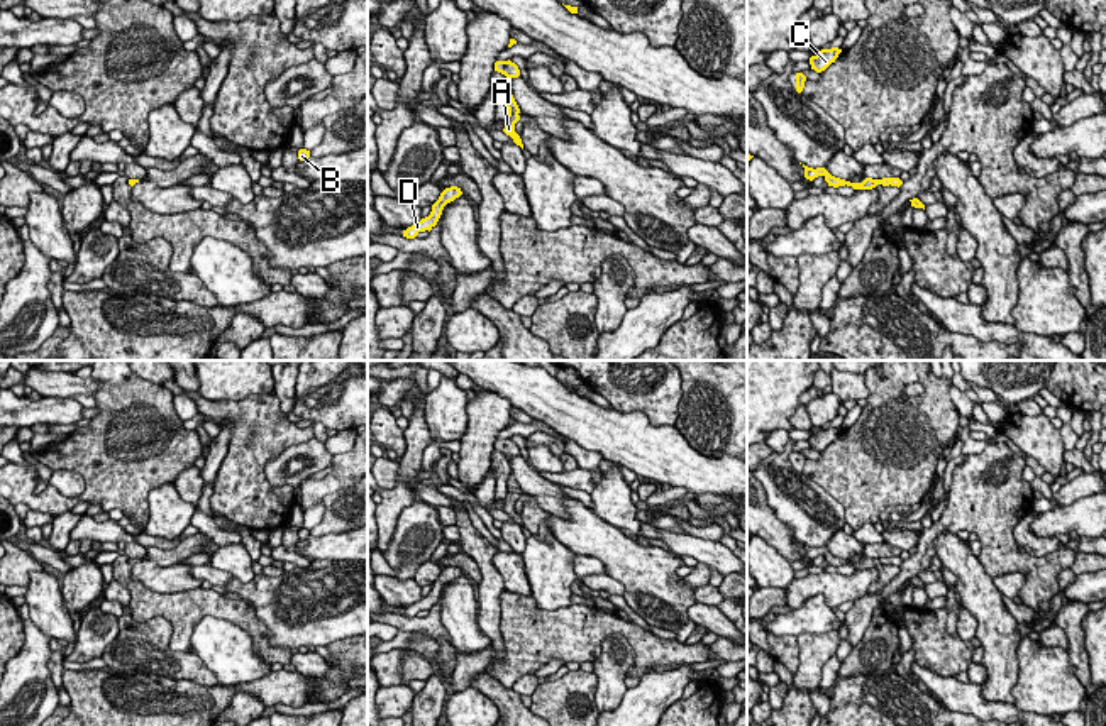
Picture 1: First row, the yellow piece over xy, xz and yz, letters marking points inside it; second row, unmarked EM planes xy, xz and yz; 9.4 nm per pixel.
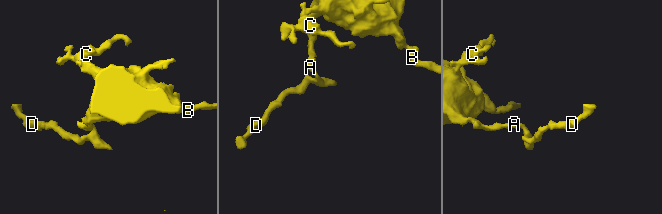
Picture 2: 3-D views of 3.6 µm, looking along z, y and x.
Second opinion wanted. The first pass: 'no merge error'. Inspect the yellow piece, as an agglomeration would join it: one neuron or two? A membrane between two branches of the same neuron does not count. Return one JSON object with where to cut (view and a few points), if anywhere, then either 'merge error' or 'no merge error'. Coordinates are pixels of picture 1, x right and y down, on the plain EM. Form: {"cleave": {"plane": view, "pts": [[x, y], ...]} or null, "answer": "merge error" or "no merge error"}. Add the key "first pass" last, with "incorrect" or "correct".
{"cleave": null, "answer": "no merge error", "first pass": "correct"}

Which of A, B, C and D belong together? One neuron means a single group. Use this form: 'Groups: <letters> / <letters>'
Groups: A B C D

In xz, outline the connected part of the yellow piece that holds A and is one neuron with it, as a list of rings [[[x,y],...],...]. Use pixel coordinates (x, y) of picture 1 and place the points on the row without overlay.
[[[510,474],[508,481],[506,481],[506,487],[508,487],[508,494],[506,494],[506,499],[505,499],[505,508],[503,511],[506,514],[510,514],[513,518],[513,521],[517,525],[520,525],[523,528],[523,523],[522,523],[522,518],[520,514],[515,511],[515,503],[520,499],[520,487],[513,477],[513,474]]]

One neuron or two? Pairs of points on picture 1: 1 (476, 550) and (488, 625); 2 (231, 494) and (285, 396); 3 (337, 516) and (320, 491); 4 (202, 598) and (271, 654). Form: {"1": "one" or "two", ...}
{"1": "one", "2": "two", "3": "two", "4": "one"}

